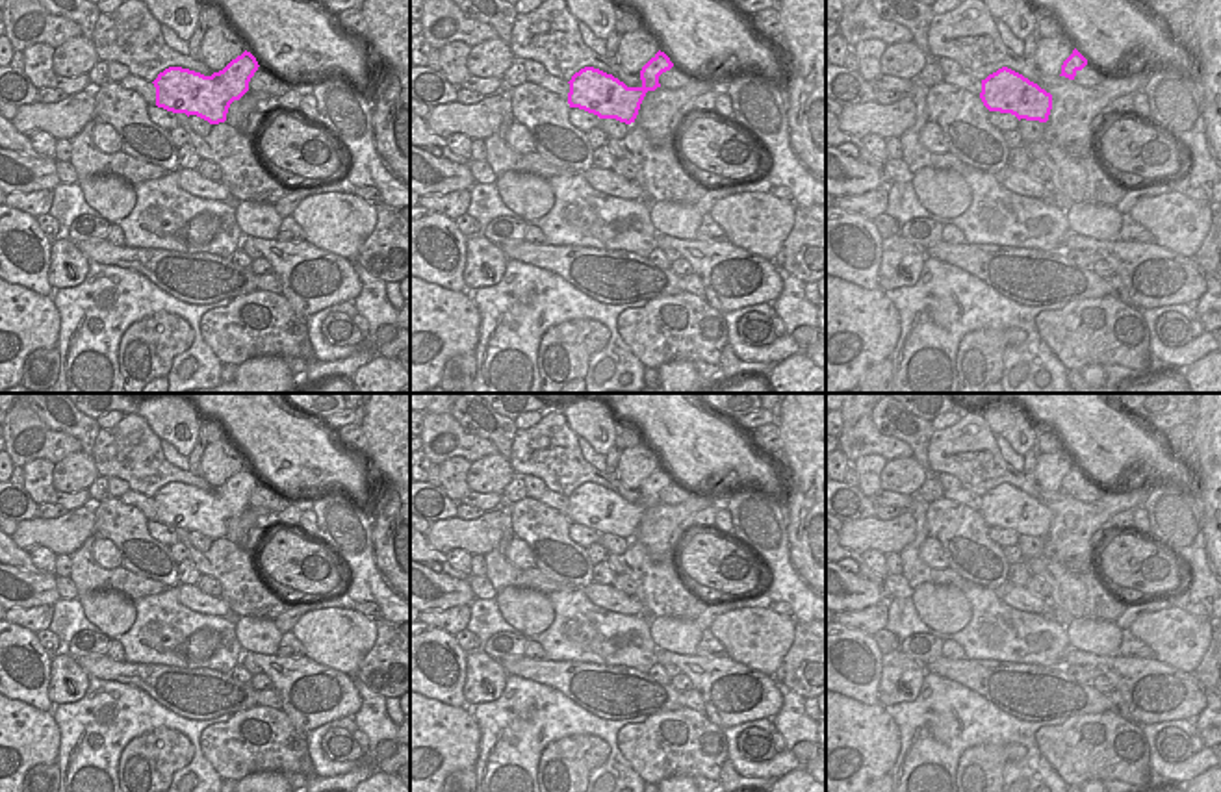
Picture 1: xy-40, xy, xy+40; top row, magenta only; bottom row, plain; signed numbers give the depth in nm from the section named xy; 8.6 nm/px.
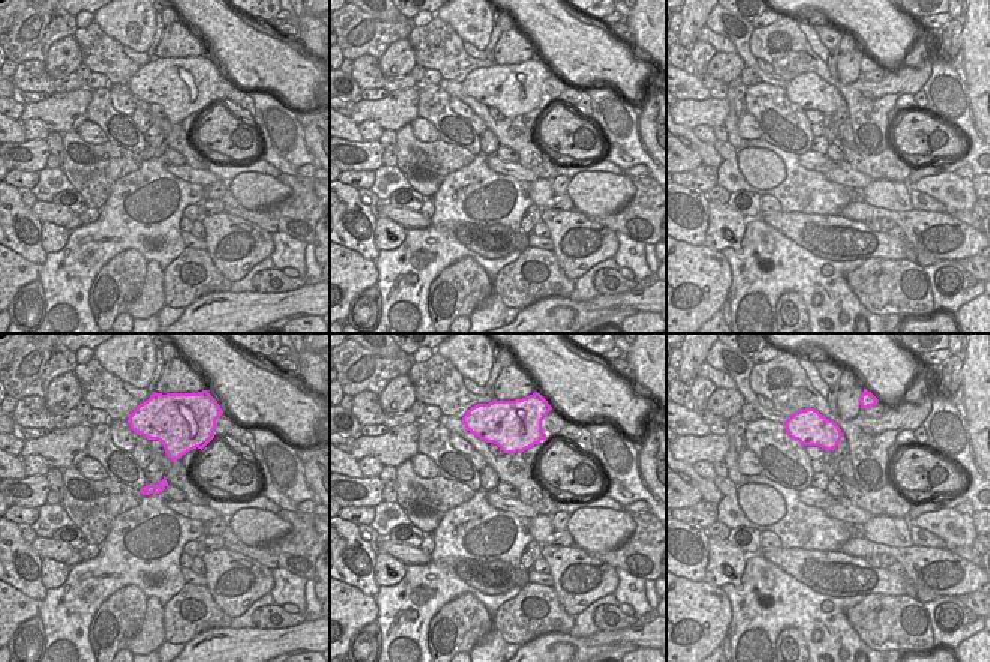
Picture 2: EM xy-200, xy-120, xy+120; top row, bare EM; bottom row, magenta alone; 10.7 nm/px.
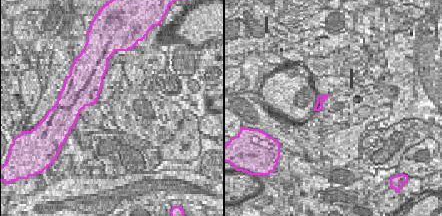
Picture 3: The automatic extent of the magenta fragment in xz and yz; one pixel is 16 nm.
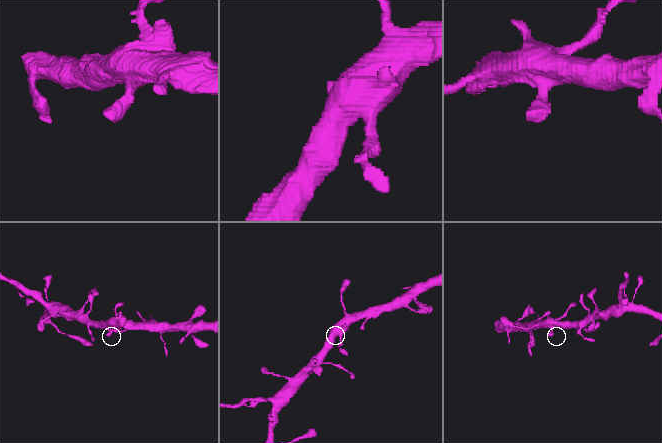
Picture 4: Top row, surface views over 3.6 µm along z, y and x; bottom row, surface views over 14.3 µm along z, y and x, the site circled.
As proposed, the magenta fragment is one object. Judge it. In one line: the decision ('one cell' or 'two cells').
one cell

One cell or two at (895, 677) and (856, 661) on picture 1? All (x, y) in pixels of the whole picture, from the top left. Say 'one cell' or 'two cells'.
two cells

